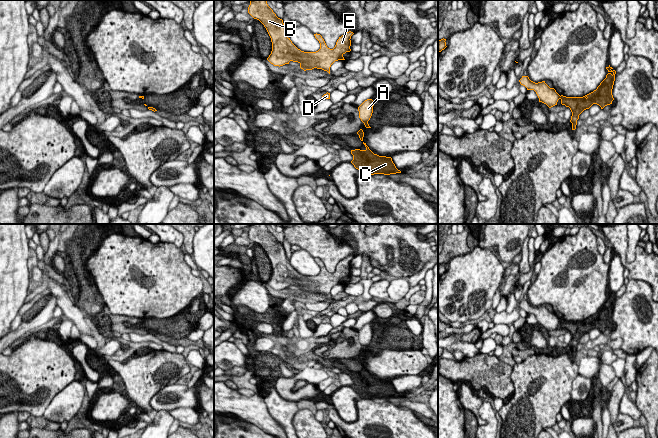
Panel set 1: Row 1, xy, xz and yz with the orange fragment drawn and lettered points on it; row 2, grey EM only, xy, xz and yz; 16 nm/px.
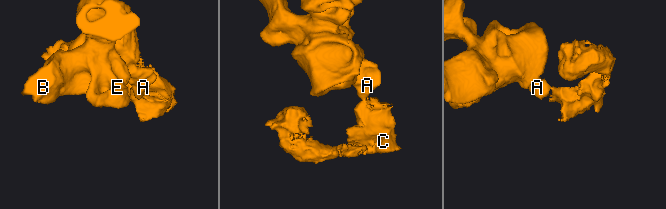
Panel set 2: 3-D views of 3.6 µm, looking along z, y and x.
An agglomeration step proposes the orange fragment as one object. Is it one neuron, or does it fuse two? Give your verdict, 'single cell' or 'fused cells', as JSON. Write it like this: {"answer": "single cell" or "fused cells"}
{"answer": "fused cells"}

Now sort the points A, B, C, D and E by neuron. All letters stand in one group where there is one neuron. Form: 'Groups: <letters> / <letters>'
Groups: A B D E / C

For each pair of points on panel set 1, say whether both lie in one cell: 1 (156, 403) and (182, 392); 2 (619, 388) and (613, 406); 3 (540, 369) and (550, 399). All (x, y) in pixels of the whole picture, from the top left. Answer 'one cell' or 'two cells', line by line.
1: one cell
2: one cell
3: one cell

